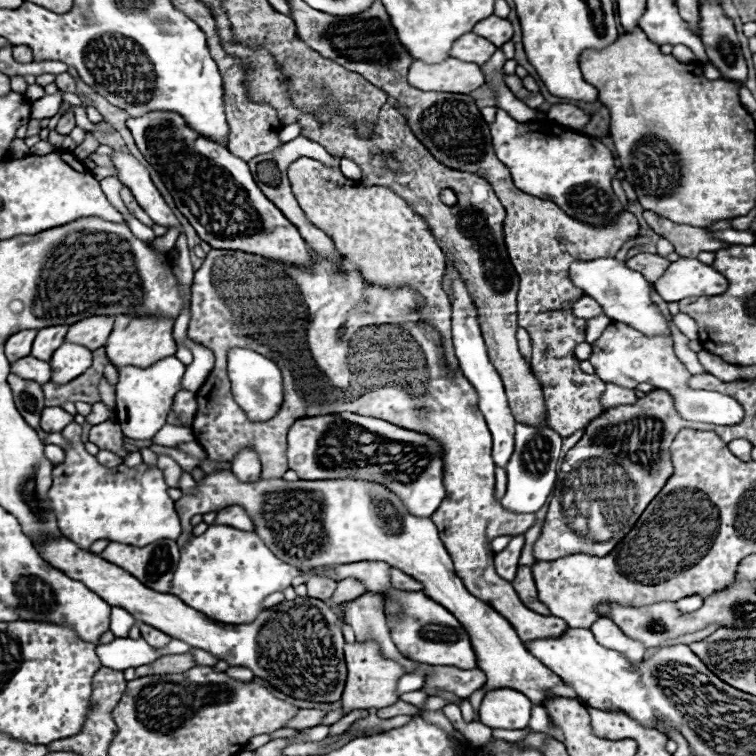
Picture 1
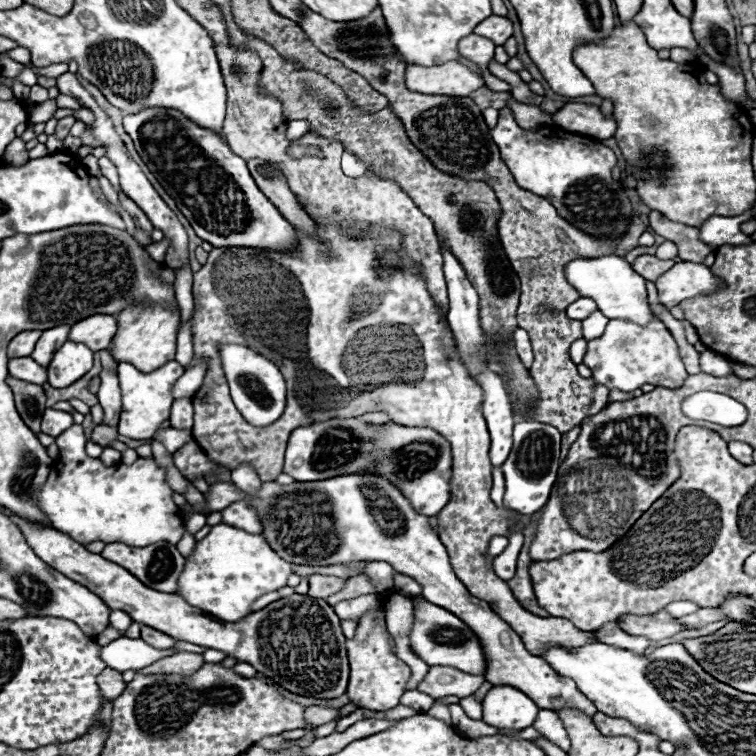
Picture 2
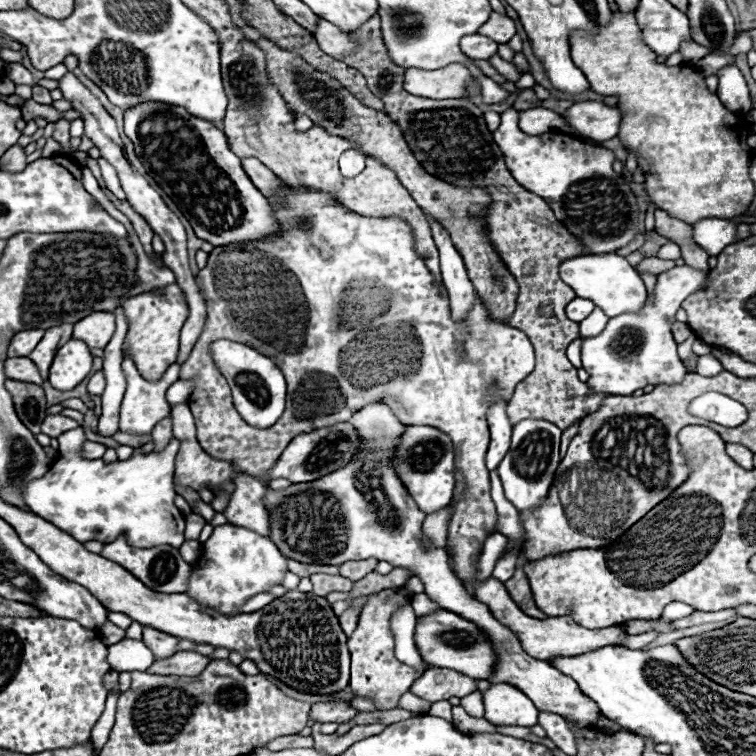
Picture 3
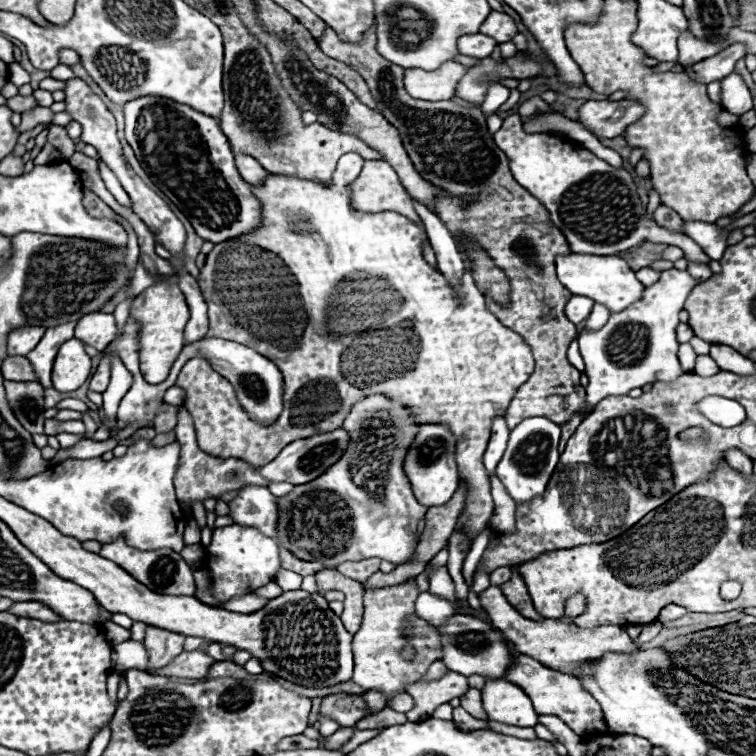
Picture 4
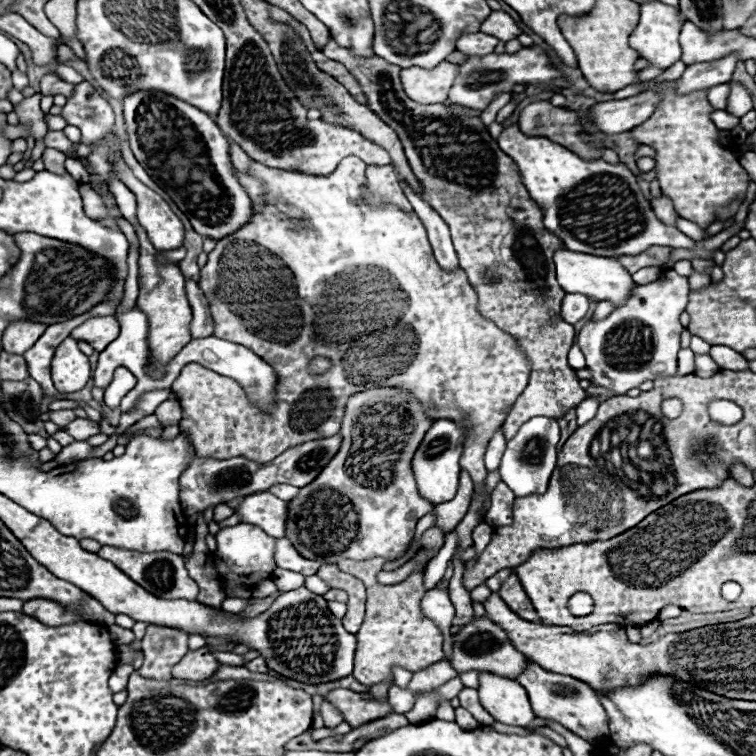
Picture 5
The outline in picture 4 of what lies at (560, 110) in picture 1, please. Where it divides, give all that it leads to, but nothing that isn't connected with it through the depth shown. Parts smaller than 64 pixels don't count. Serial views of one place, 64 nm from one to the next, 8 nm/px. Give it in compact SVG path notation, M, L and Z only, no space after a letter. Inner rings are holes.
M588 100L578 114L582 126L592 134L616 138L626 130L626 126L642 118L644 110L646 108L636 100Z

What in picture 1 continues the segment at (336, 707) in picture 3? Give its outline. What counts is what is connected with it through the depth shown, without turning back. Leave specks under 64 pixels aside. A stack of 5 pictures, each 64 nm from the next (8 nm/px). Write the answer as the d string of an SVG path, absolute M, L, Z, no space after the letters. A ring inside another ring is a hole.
M306 708L306 710L300 710L296 714L296 718L290 720L288 728L294 728L294 730L306 730L306 728L312 728L312 726L318 726L322 720L324 720L326 712L324 710L316 710L316 708Z

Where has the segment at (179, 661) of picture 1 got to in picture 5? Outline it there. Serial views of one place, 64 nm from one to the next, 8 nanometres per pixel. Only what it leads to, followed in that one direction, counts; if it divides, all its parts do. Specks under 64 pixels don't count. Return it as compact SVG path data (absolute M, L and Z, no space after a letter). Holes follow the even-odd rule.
M204 646L200 650L190 650L186 654L186 658L182 658L174 666L174 678L206 680L206 678L214 676L218 668L220 668L220 662L212 654L212 650L208 646Z

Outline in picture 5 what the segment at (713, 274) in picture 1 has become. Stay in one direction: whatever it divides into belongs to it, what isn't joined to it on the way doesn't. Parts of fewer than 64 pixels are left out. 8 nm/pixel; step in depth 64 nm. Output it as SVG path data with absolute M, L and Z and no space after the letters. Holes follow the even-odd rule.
M666 270L656 282L636 286L626 304L614 308L604 320L590 318L576 336L578 346L592 370L592 384L606 386L618 394L638 388L644 380L676 374L676 354L680 350L680 314L686 310L690 296L688 278ZM587 397L584 402L580 402L576 406L576 416L578 416L578 426L584 426L586 422L590 422L590 418L594 418L599 407L598 398Z

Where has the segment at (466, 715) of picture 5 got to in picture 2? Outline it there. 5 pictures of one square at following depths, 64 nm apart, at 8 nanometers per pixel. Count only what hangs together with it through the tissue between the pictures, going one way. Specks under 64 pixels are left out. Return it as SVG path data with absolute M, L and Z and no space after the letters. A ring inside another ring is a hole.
M450 704L450 714L452 714L452 724L458 732L462 732L466 738L482 738L490 734L498 734L498 728L486 724L484 720L472 720L464 714L460 704Z

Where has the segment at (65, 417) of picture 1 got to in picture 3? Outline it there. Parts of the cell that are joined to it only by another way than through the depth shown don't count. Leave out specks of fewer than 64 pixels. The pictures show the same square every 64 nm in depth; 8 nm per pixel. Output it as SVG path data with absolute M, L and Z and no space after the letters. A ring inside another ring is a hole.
M54 414L54 416L46 416L46 420L42 422L42 432L52 436L52 438L58 438L60 434L68 432L68 430L76 430L80 428L80 424L72 418L64 418L60 414Z

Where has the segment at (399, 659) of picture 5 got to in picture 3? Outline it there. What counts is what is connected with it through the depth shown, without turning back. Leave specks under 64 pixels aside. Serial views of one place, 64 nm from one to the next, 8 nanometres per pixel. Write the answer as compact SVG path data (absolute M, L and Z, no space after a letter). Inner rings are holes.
M368 558L368 560L354 560L354 562L344 562L340 566L340 574L350 578L350 580L360 580L364 578L366 574L374 572L378 566L378 560L376 558ZM390 588L390 590L380 590L378 594L370 594L364 598L364 608L360 612L360 622L354 634L348 638L348 648L352 654L352 678L350 678L350 688L356 692L356 696L370 696L378 710L390 710L398 706L398 700L404 692L410 690L414 680L418 680L428 664L422 660L422 670L416 670L412 666L406 666L404 662L396 660L394 656L394 634L390 630L390 620L392 614L412 602L414 592L408 588Z

